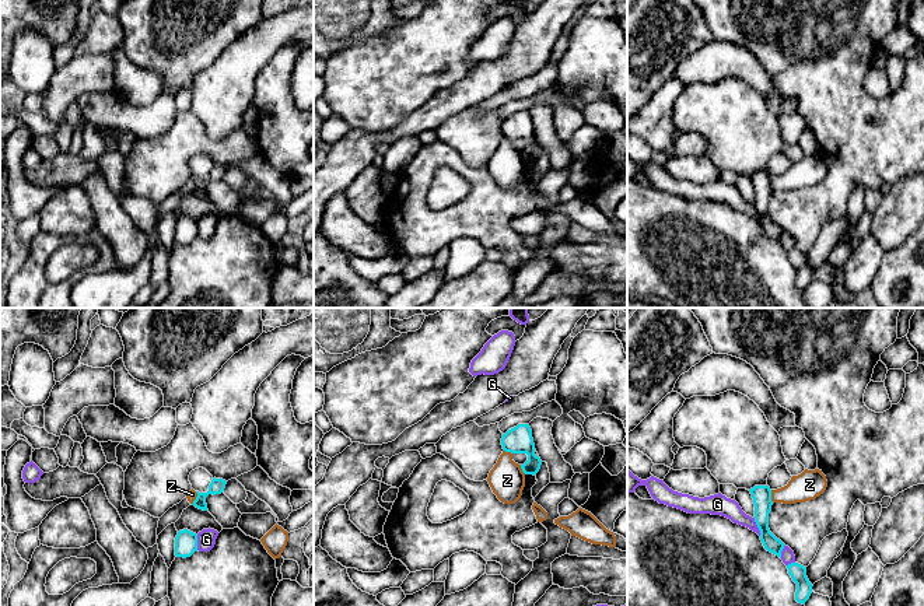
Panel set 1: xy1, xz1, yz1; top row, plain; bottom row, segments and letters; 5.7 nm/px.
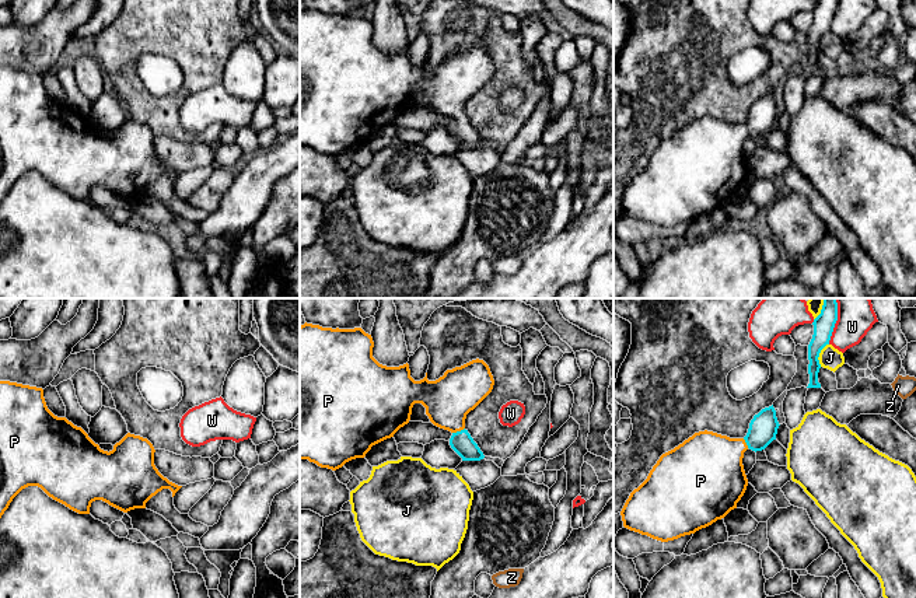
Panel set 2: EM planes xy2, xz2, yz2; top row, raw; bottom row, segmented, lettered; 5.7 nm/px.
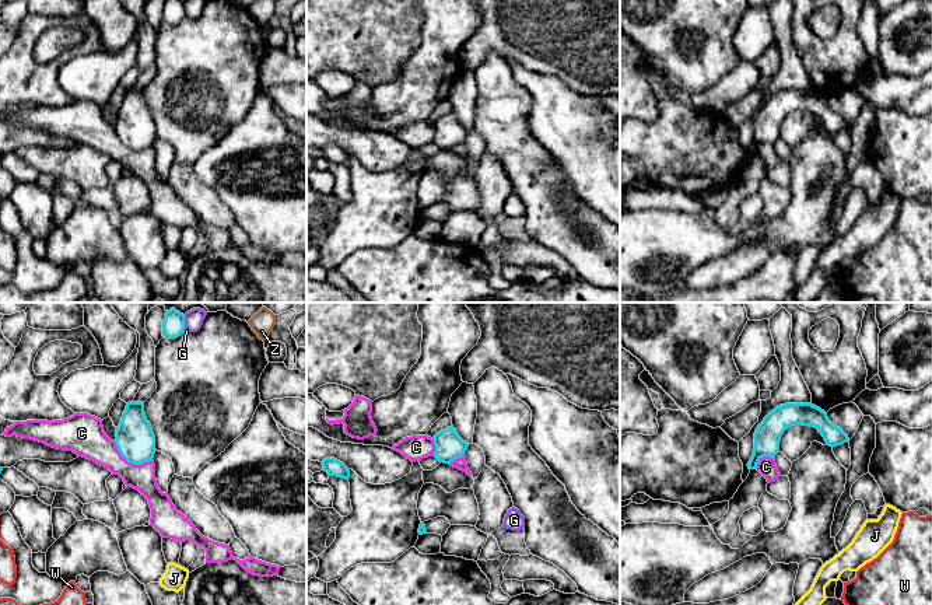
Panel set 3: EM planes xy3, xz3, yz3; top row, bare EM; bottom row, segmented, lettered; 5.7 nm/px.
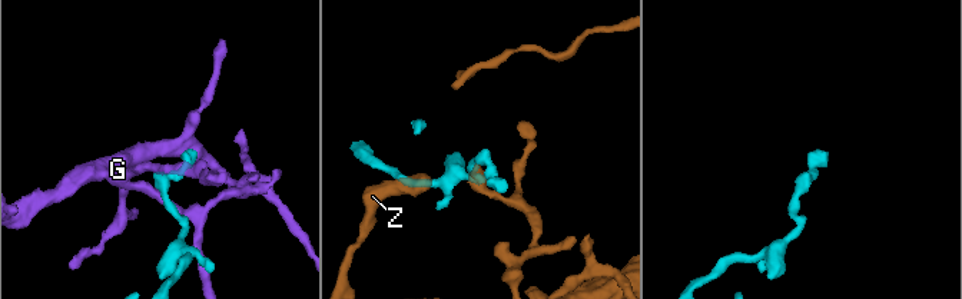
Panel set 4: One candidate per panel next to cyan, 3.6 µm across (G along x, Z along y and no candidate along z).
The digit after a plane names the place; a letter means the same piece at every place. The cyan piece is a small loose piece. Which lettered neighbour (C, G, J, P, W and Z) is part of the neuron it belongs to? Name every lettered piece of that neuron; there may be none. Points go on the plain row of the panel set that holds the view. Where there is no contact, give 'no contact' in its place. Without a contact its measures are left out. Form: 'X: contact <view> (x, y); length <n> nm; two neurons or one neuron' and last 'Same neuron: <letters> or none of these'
C: contact xy3 (130, 149); length 260 nm; two neurons
G: contact yz1 (758, 213); length 110 nm; two neurons
J: contact yz2 (818, 41); length 140 nm; two neurons
P: contact xz2 (458, 118); length 80 nm; one neuron
W: contact yz2 (832, 16); length 190 nm; two neurons
Z: contact yz1 (770, 184); length 80 nm; two neurons
Same neuron: P

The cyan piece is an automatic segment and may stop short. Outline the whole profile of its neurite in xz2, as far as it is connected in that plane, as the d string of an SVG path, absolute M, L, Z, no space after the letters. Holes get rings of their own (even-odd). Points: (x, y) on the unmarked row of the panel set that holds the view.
M307 8L300 13L300 147L308 146L321 154L336 157L352 146L364 144L373 132L394 123L409 109L415 90L426 94L434 112L452 119L450 132L462 147L483 146L483 139L465 115L465 105L493 76L494 66L489 52L476 45L447 56L436 67L429 67L427 59L423 66L415 67L408 49L399 53L382 52L373 43L373 34L371 21L361 14L332 15Z

